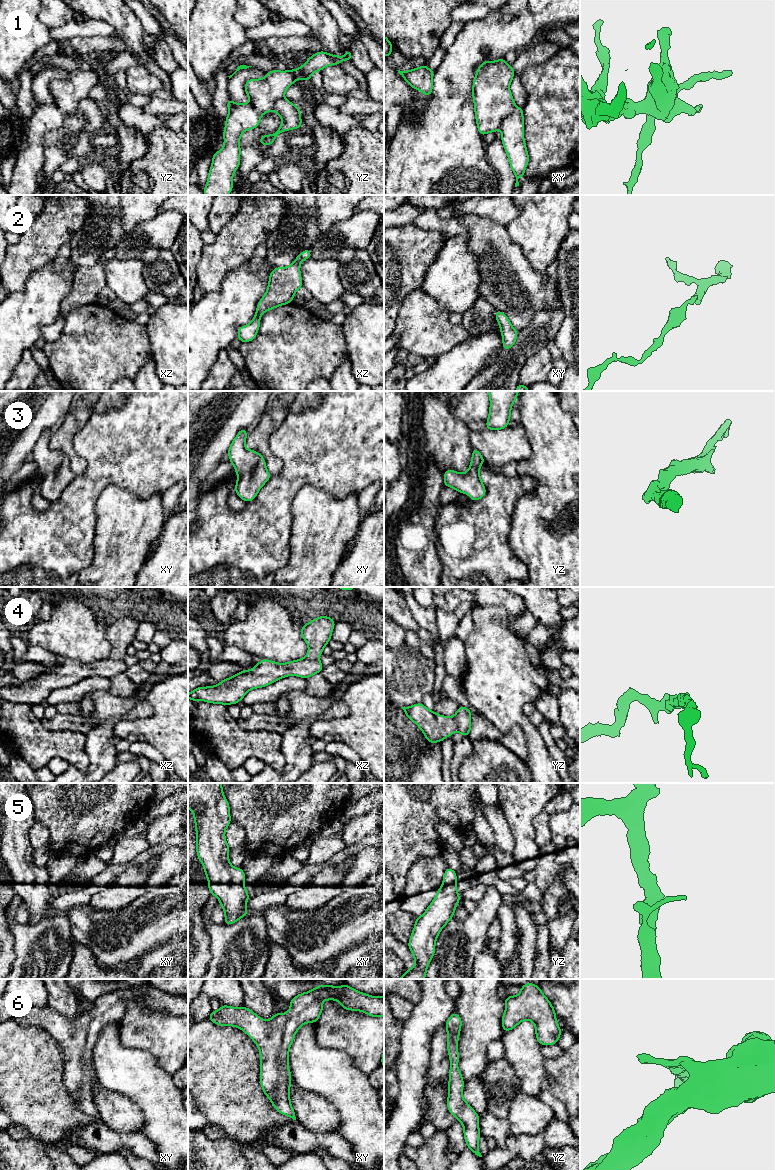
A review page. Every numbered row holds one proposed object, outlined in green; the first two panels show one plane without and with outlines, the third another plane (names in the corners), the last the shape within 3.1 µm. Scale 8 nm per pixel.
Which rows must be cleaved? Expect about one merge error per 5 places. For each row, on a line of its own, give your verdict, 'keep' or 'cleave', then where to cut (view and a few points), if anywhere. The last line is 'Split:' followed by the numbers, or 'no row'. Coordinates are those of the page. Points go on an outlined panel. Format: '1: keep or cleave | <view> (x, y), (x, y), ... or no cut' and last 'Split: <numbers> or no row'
1: cleave | xy (515, 106), (500, 128)
2: keep | no cut
3: keep | no cut
4: keep | no cut
5: keep | no cut
6: keep | no cut
Split: 1

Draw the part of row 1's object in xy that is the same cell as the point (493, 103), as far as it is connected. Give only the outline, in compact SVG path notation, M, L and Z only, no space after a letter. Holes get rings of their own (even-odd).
M505 58L484 61L477 69L472 96L476 123L482 136L501 129L503 121L516 107L509 88L514 75Z

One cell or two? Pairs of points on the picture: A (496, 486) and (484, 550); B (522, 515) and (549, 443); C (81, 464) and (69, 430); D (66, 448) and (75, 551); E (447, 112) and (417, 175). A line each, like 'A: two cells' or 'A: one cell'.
A: one cell
B: one cell
C: one cell
D: two cells
E: one cell

